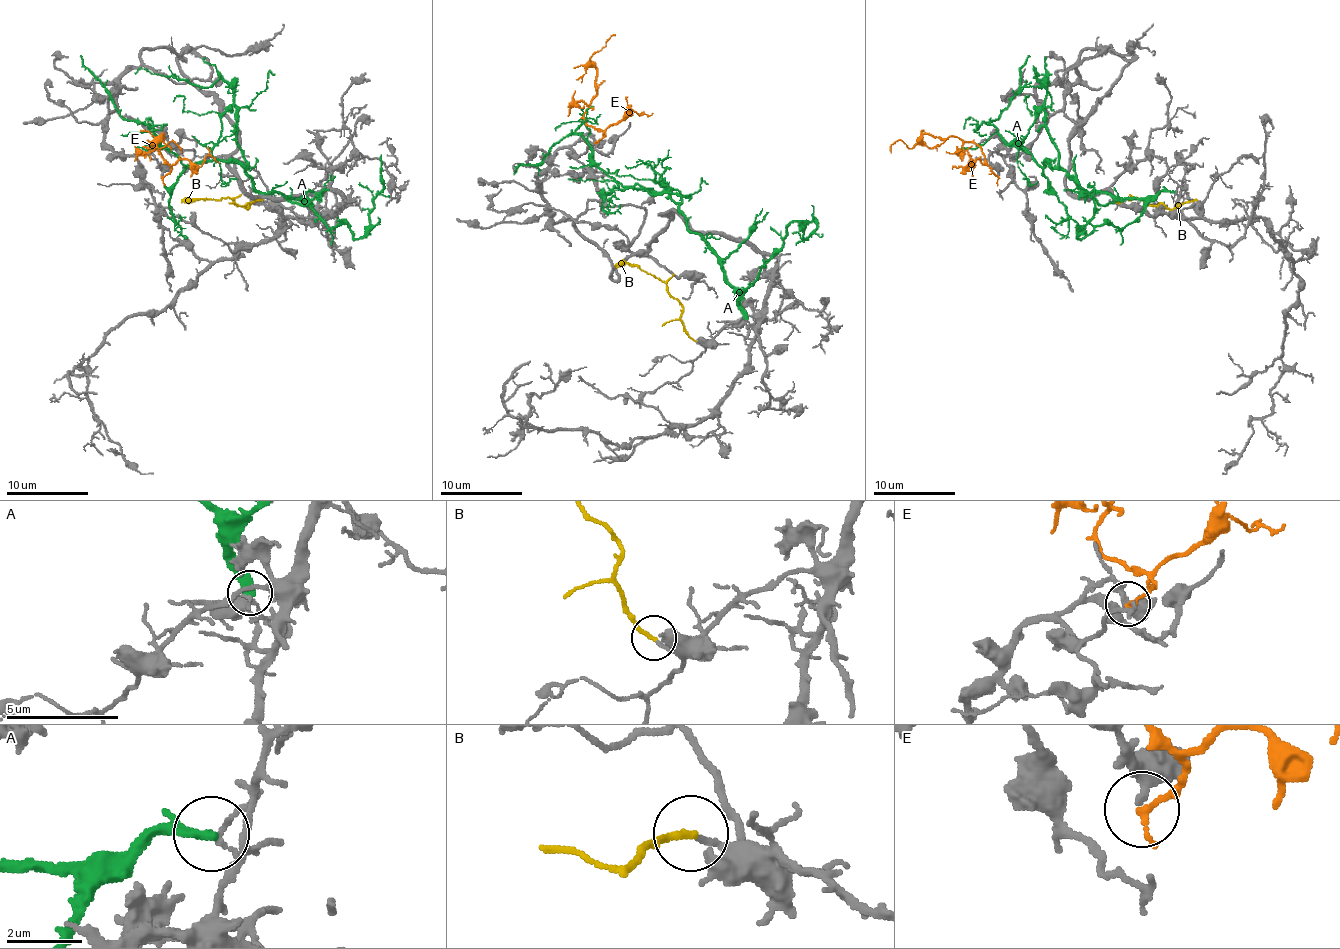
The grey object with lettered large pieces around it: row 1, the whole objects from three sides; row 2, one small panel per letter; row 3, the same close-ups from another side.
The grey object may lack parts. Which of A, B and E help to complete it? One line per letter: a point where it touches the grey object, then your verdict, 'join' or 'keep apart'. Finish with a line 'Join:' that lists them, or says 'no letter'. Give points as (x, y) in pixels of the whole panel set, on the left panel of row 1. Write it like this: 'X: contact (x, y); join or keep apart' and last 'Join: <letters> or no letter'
A: contact (312, 191); keep apart
B: contact (261, 199); join
E: contact (162, 177); keep apart
Join: B

